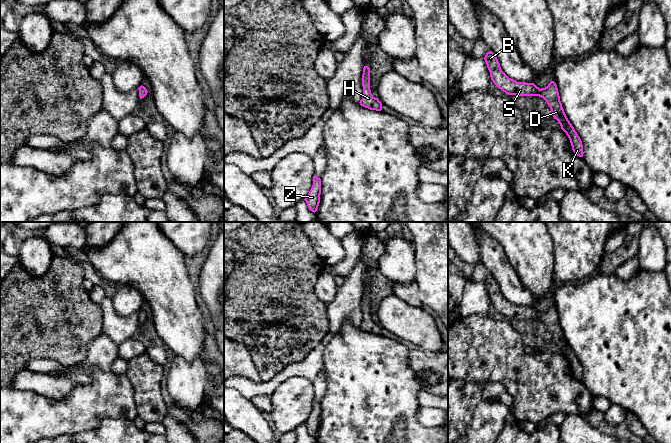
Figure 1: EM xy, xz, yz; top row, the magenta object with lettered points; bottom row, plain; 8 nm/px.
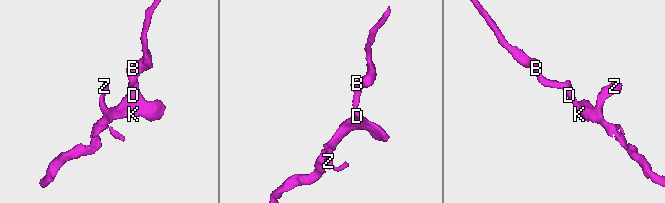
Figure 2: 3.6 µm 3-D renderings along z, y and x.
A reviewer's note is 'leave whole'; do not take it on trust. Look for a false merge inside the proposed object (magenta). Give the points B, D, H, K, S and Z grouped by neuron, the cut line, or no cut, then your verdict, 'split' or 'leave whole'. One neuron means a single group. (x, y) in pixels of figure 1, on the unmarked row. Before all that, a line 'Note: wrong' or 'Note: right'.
Note: right
groups B D H K S Z; cut none; leave whole

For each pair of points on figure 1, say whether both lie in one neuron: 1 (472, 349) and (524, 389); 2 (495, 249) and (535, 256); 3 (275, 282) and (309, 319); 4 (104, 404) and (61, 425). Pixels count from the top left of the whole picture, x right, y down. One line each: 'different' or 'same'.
1: same
2: different
3: same
4: same

